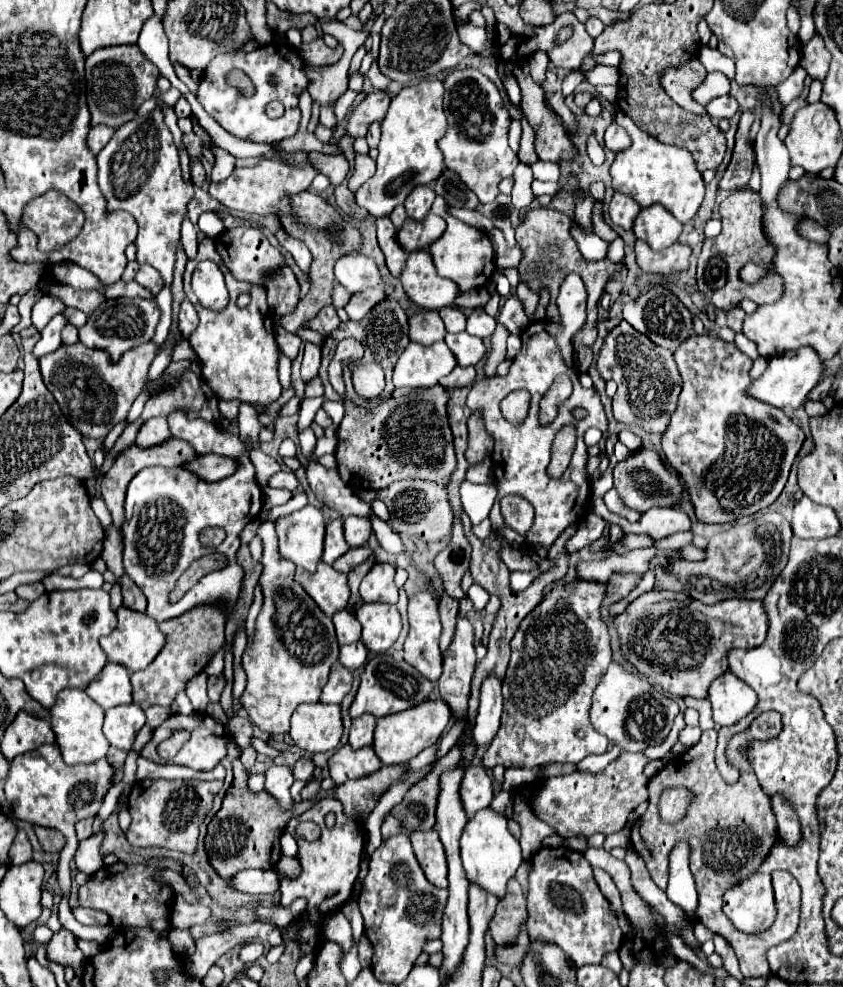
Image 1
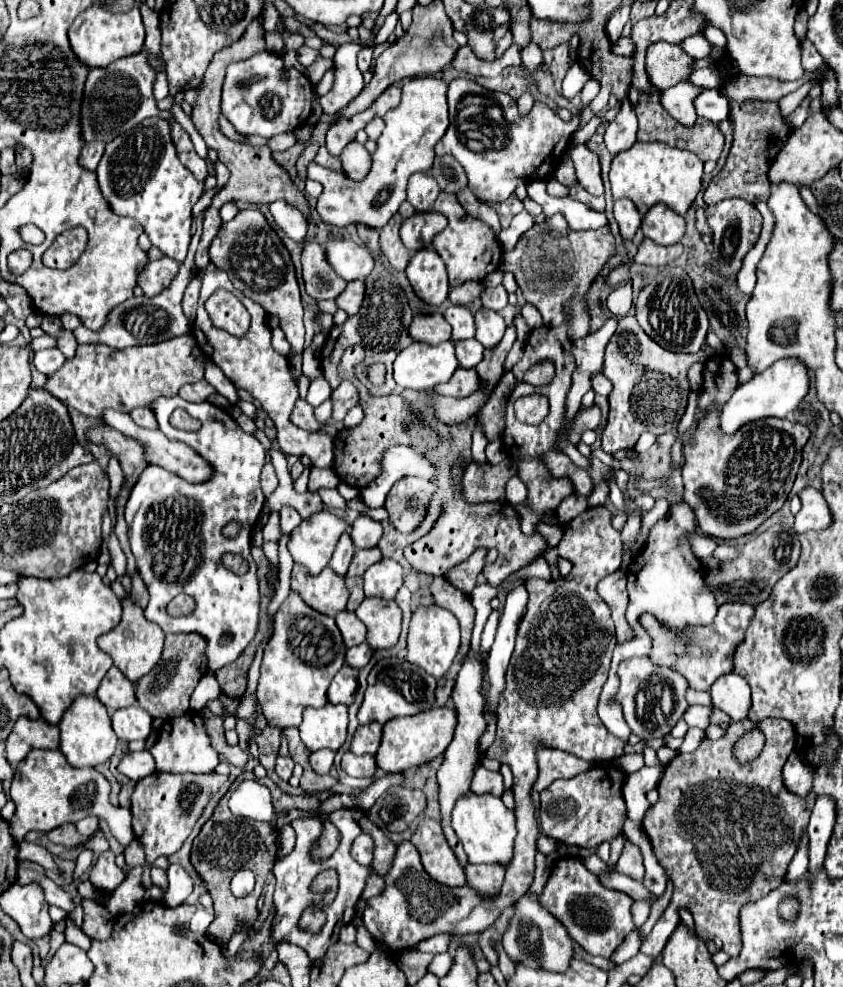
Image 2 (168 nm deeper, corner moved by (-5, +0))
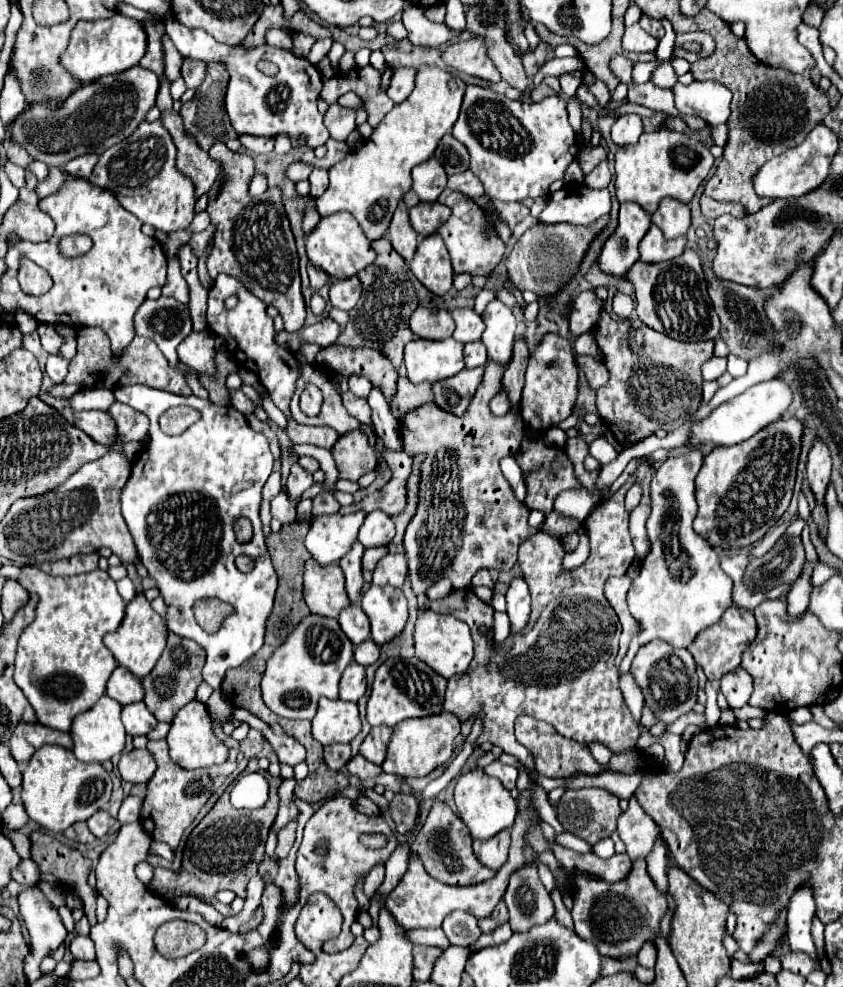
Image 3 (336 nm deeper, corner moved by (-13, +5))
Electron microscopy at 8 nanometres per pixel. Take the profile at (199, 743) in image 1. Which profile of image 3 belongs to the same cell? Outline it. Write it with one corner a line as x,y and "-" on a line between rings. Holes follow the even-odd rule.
196,699
186,703
176,713
176,717
170,725
170,731
166,735
166,741
168,741
168,747
170,747
172,761
178,763
182,769
200,769
200,767
222,765
228,759
228,747
220,739
216,739
206,705
196,701

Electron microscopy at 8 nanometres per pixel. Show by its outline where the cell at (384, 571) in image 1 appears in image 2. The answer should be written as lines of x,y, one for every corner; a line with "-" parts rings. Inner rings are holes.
382,558
364,574
364,594
376,598
394,598
402,586
402,566
392,558

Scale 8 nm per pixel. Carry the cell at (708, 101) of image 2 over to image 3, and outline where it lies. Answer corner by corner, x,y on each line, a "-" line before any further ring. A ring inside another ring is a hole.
692,81
690,85
676,83
672,87
676,109
682,115
702,117
708,125
726,123
730,117
730,91
714,81

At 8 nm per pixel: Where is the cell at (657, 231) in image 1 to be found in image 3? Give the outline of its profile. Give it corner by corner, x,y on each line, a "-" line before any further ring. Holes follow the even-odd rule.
666,197
660,201
658,211
652,215
652,223
660,227
666,239
676,239
686,235
690,227
690,207
678,199

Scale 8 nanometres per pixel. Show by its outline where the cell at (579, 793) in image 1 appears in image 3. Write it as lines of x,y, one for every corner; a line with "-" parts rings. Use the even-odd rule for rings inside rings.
578,789
578,791
566,791
562,795
556,813
558,813
558,821
566,831
594,845
616,831
616,819
622,813
622,809
618,805
618,797
606,789

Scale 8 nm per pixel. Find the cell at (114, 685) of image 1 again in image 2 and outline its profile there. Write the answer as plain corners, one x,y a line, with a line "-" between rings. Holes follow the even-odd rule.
112,666
112,668
106,672
106,676
104,676
104,680
102,680
96,696
98,696
98,700
100,700
110,712
114,712
114,710
118,710
118,708
132,706
132,704
136,702
134,684
132,684
116,666

